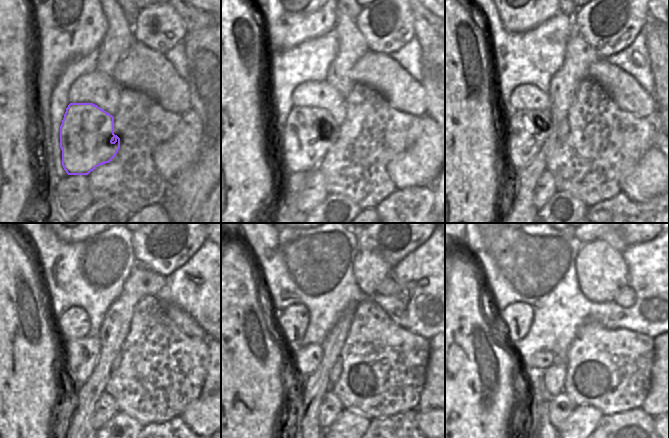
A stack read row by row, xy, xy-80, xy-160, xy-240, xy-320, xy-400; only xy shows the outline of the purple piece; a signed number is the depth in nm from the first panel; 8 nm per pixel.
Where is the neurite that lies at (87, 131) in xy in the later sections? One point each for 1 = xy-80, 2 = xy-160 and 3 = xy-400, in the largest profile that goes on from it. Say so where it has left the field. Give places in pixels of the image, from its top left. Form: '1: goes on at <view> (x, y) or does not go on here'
1: goes on at xy-80 (308, 133)
2: goes on at xy-160 (526, 130)
3: goes on at xy-400 (541, 360)

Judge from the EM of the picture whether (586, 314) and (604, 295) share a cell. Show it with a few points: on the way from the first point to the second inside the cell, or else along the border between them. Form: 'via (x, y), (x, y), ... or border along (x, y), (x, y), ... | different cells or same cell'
border along (579, 288), (593, 302), (613, 301) | different cells

